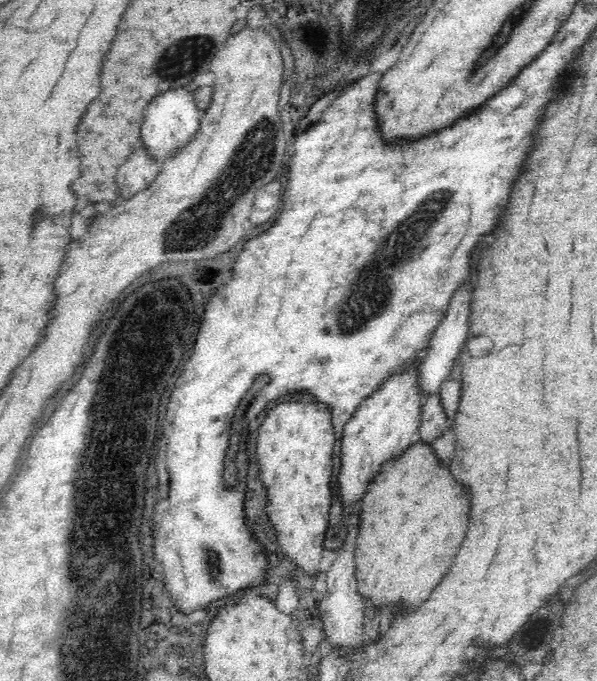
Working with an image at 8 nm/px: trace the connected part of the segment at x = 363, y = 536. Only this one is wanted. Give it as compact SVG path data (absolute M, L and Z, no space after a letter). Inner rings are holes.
M442 393L428 395L422 407L421 438L408 444L402 452L382 460L378 472L368 480L366 492L360 496L362 524L357 538L356 576L359 594L371 598L374 605L392 603L392 610L398 600L405 600L410 608L422 604L430 596L435 586L442 580L454 562L454 554L462 544L466 534L466 524L470 520L470 500L472 494L462 480L450 472L451 465L444 464L430 443L450 428L449 418L444 410Z

